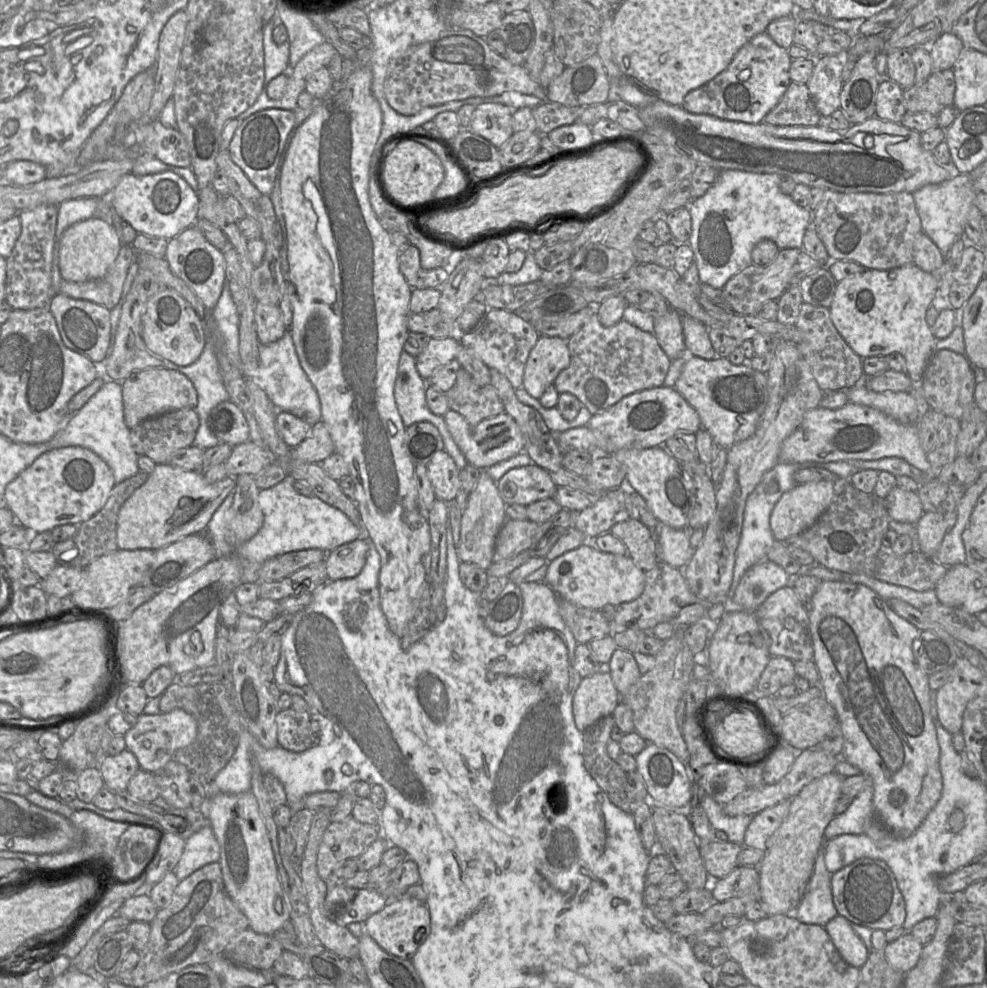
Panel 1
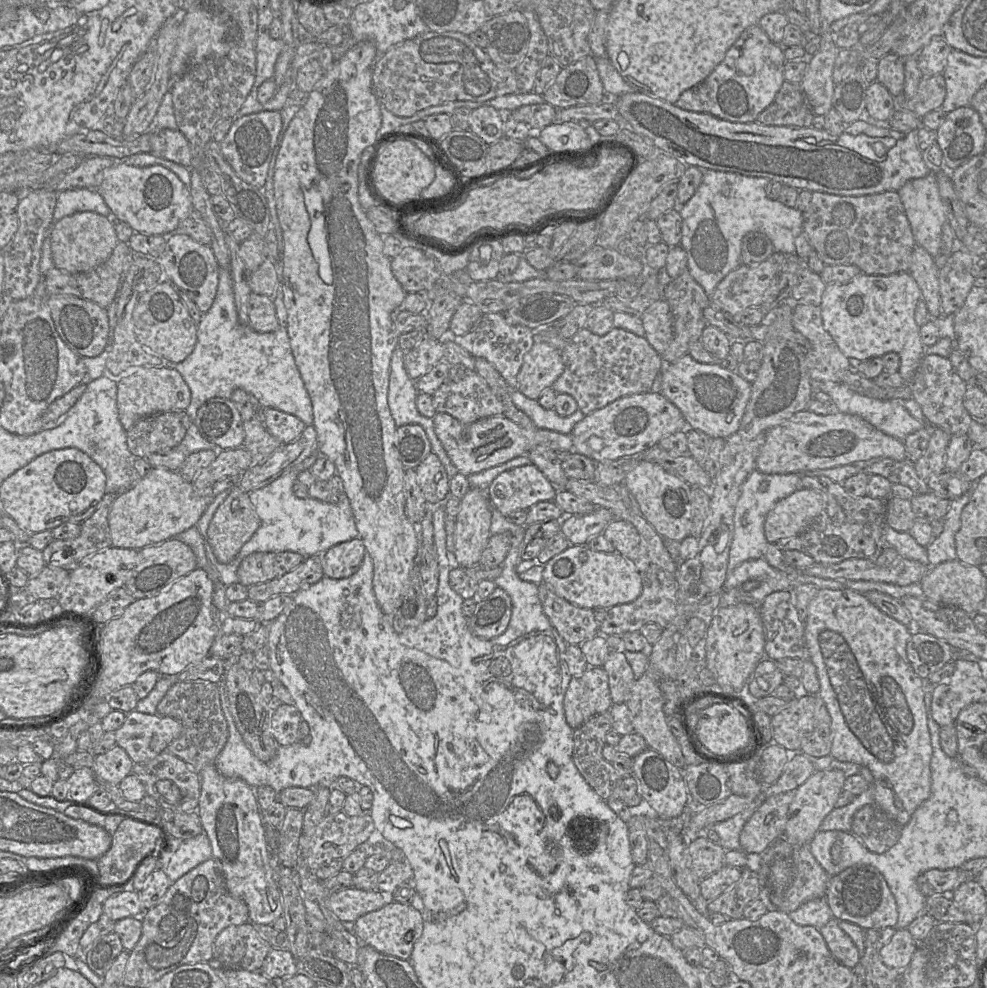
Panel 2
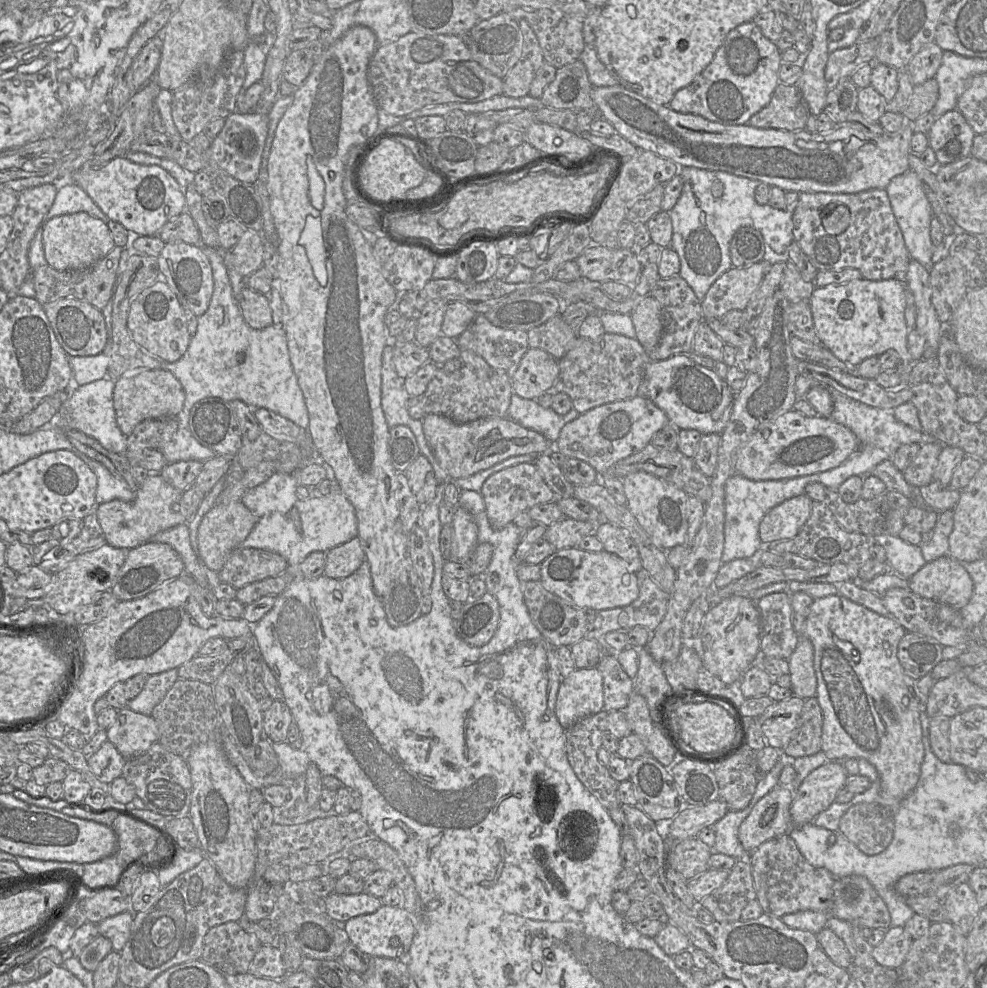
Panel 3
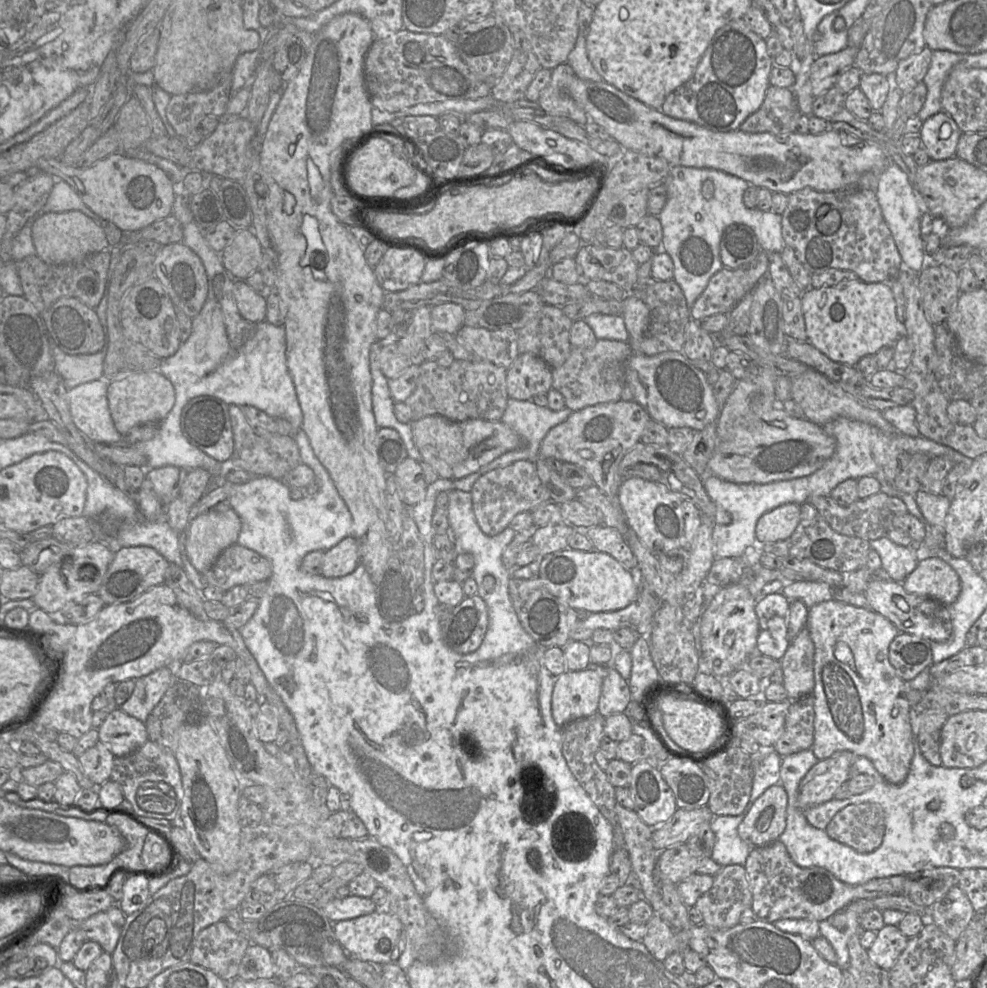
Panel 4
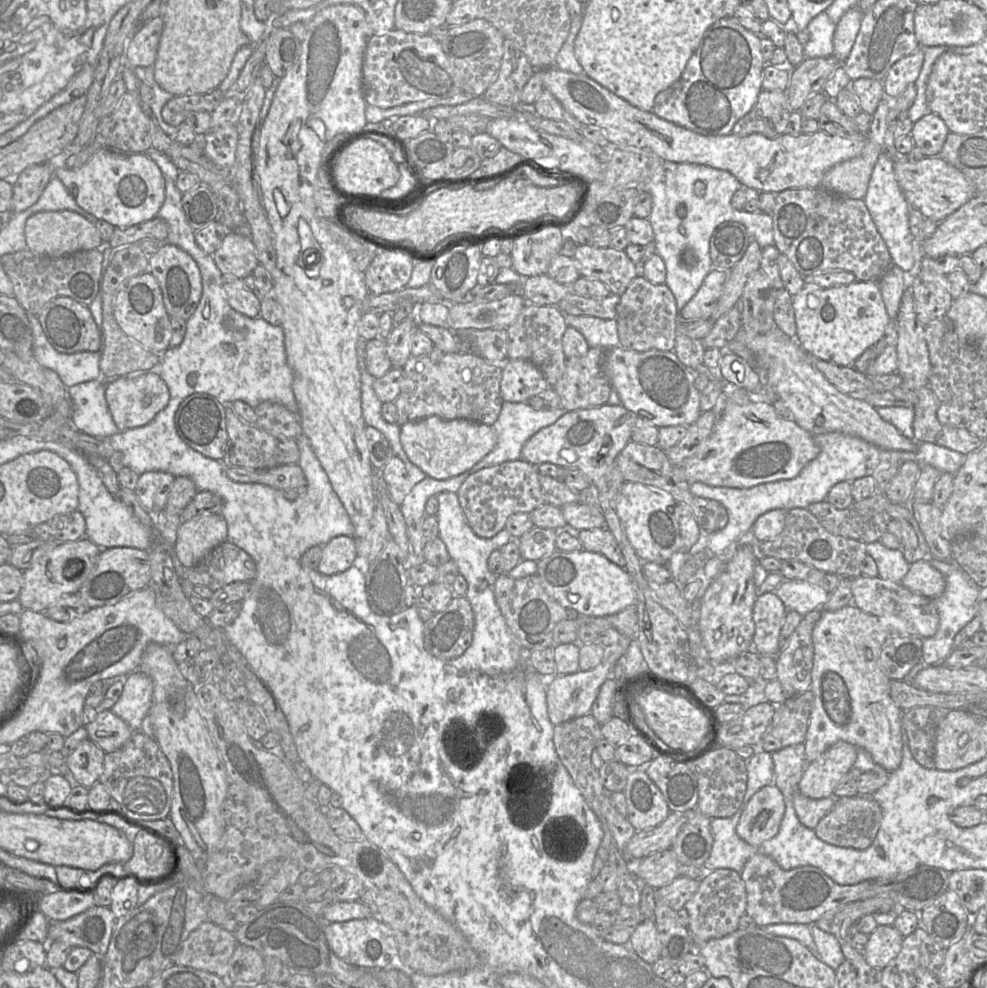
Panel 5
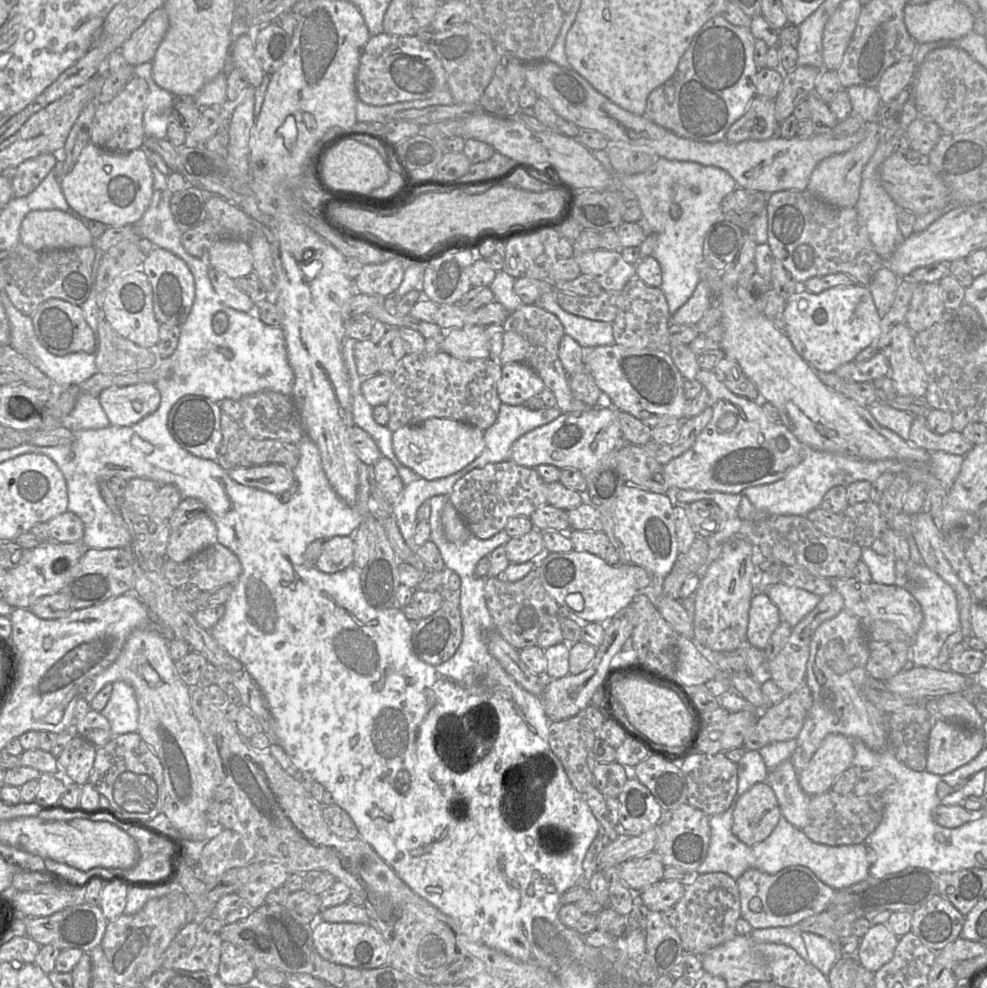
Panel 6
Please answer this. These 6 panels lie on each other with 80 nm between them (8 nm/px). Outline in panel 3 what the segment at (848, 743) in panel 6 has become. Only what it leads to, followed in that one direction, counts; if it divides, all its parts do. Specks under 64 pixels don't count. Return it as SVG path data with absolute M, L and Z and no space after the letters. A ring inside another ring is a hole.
M829 760L810 772L798 786L790 808L792 826L812 823L845 786L848 774L841 761Z

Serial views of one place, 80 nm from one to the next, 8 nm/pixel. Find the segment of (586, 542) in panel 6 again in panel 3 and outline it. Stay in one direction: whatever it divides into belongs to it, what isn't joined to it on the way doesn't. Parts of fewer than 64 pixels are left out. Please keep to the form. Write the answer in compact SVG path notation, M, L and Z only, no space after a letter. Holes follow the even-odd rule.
M602 520L594 535L603 544L603 551L620 557L627 563L630 571L637 573L643 569L638 548L626 530Z

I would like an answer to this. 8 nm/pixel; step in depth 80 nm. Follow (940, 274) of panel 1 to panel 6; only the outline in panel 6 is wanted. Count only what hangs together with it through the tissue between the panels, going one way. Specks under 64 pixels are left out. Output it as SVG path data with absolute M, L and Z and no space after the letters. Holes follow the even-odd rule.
M866 285L834 287L819 293L800 288L786 302L782 330L797 353L814 369L834 372L878 338L880 322L881 316Z

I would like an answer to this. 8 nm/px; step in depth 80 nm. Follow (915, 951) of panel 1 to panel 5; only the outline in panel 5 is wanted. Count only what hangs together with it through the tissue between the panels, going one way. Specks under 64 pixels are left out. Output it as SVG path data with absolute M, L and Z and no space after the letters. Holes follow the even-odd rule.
M878 925L862 951L866 962L882 970L900 953L903 939L904 936L893 925Z

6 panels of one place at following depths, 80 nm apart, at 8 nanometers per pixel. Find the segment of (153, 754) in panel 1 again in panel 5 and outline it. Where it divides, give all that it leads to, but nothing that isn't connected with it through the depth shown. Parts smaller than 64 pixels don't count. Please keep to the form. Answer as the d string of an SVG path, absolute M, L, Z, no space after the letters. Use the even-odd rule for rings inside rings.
M111 710L99 711L96 719L85 727L89 739L106 753L119 749L134 733L128 724Z

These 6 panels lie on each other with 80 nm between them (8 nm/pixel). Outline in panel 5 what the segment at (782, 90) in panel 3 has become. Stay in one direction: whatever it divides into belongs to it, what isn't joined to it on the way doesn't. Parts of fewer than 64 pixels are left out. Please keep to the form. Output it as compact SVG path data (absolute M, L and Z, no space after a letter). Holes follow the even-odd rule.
M762 90L759 93L757 102L753 108L735 123L731 134L739 136L762 134L768 138L775 138L779 135L785 134L792 112L794 111L790 108L786 93L784 91Z

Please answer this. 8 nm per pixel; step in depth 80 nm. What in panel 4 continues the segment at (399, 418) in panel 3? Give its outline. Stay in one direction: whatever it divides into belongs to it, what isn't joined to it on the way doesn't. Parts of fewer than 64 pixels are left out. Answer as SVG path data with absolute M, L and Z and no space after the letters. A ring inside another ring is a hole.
M377 341L373 345L370 355L370 372L372 376L372 409L375 422L379 428L392 428L396 430L409 453L409 457L420 460L419 454L417 453L414 445L410 423L401 423L395 417L395 401L391 397L388 379L381 372L378 360L381 346L381 342Z

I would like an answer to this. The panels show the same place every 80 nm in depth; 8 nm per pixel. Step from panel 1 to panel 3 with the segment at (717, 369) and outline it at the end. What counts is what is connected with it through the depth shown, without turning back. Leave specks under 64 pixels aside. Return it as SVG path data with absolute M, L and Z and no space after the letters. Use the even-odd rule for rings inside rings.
M673 355L672 357L652 361L646 368L645 380L638 390L637 396L649 398L667 415L670 425L678 430L695 429L702 435L710 433L720 434L730 419L735 393L729 388L724 379L721 379L712 370L696 364L687 355Z

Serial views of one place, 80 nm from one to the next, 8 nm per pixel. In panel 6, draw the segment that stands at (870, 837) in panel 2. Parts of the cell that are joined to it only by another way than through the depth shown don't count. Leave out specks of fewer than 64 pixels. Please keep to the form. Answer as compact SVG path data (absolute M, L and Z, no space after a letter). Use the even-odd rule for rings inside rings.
M829 791L811 796L809 824L802 829L813 842L830 846L851 845L863 842L880 824L884 803L880 794L858 796L854 792L838 794Z

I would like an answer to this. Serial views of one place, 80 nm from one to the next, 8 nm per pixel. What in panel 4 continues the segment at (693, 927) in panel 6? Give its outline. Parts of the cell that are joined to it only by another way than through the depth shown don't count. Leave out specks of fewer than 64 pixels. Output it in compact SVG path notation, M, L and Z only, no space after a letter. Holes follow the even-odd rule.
M744 865L724 866L714 875L712 887L695 903L694 907L703 917L703 925L714 929L728 929L739 923L744 910L752 905L752 892Z

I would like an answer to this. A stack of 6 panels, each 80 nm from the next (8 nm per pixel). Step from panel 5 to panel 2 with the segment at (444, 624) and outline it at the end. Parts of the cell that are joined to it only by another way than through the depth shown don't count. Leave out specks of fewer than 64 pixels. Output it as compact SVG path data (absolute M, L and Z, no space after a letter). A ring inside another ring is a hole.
M496 587L484 599L473 597L472 599L464 600L462 612L469 631L478 638L490 640L506 631L512 615L512 600L504 589Z

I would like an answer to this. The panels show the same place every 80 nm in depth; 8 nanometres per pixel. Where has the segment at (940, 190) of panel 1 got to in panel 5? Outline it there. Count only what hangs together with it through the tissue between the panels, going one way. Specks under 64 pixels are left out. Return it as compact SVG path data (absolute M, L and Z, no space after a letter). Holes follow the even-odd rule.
M885 151L877 159L868 184L867 193L863 200L888 248L894 266L903 271L909 271L915 265L913 256L913 241L915 238L910 231L908 217L910 205L896 180L894 161Z

